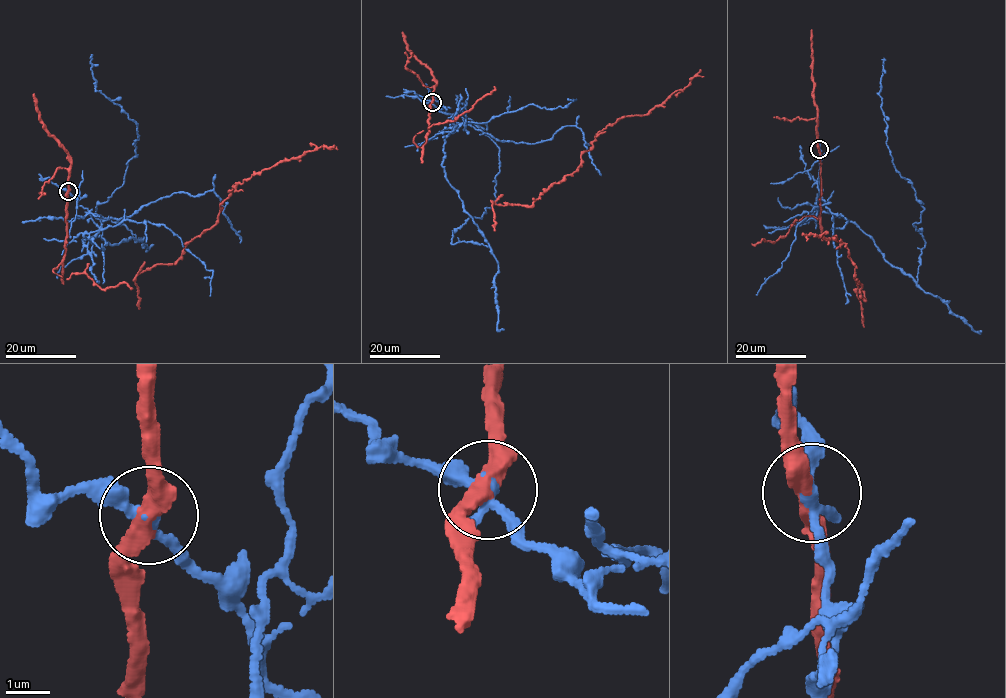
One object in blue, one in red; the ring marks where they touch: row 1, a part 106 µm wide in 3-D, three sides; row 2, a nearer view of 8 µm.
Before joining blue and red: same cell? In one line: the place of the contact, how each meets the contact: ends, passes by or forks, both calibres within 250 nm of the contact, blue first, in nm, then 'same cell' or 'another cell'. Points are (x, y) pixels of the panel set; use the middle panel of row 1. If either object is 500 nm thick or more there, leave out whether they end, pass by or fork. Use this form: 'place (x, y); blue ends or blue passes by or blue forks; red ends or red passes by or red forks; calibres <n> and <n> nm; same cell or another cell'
place (432, 102); blue forks; red passes by; calibres 220 and 360 nm; another cell

